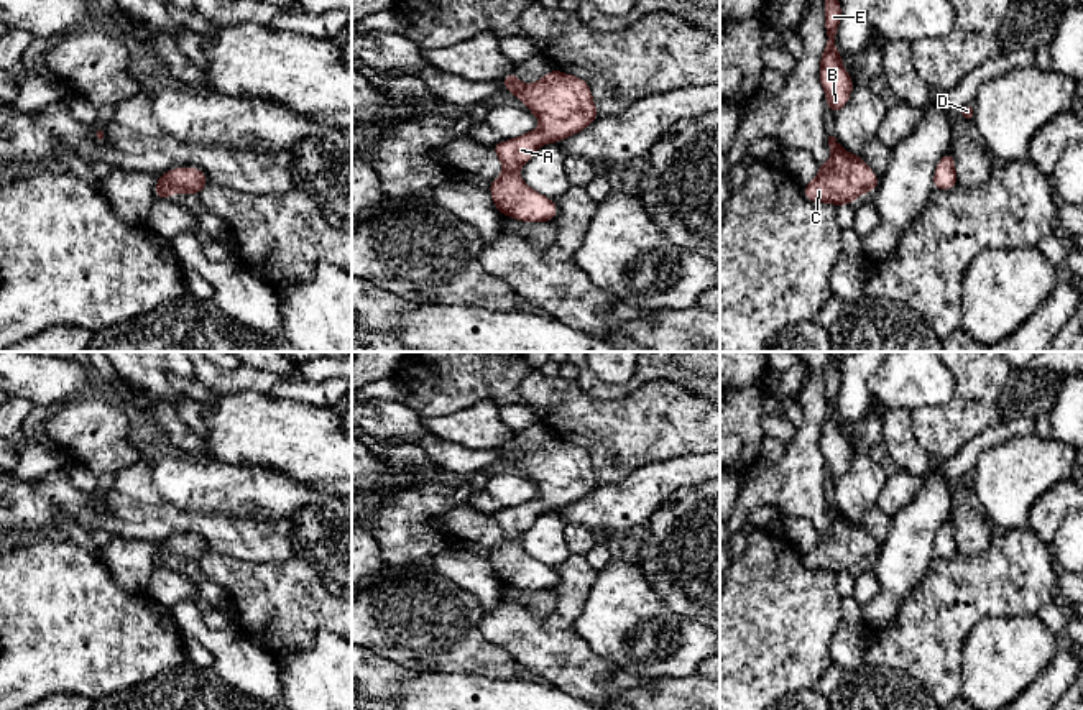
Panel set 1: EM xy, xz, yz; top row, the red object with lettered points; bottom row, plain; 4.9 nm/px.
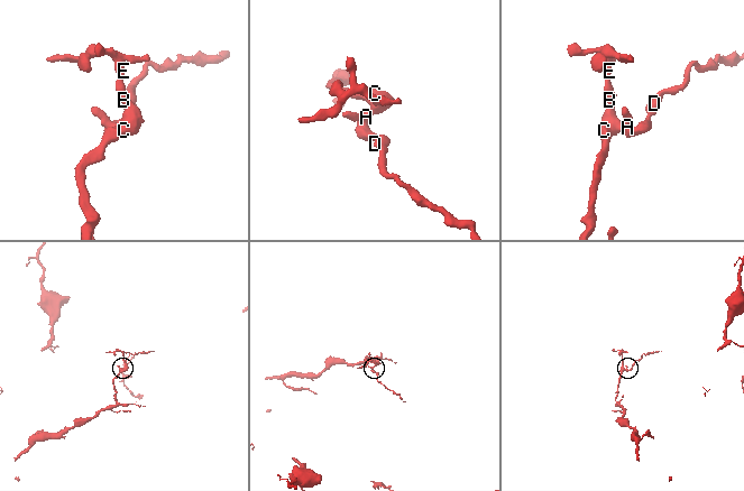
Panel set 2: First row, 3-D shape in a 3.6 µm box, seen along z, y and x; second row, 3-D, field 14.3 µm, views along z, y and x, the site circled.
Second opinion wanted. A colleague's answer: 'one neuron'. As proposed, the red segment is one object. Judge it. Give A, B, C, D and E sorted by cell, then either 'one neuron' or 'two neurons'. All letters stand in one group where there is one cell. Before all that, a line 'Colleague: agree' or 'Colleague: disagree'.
Colleague: agree
A B C D E | one neuron

